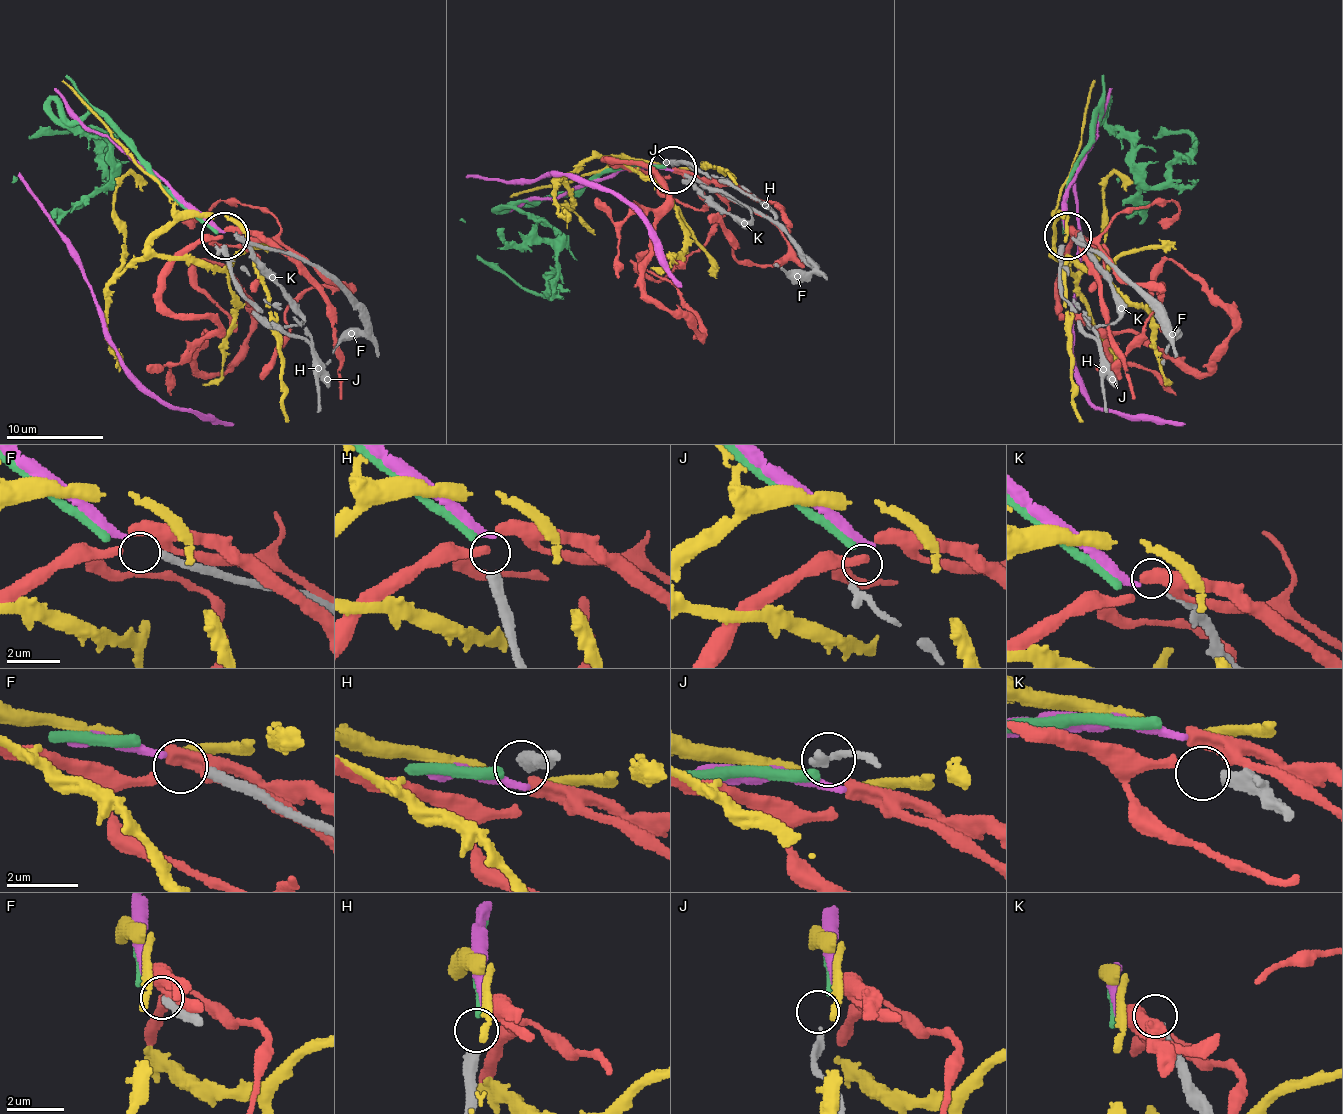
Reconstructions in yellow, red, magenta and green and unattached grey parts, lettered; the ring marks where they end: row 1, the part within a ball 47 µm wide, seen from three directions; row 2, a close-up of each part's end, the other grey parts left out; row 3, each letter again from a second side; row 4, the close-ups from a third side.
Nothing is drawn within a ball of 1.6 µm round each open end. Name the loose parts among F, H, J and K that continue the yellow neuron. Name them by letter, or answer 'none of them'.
none of them

